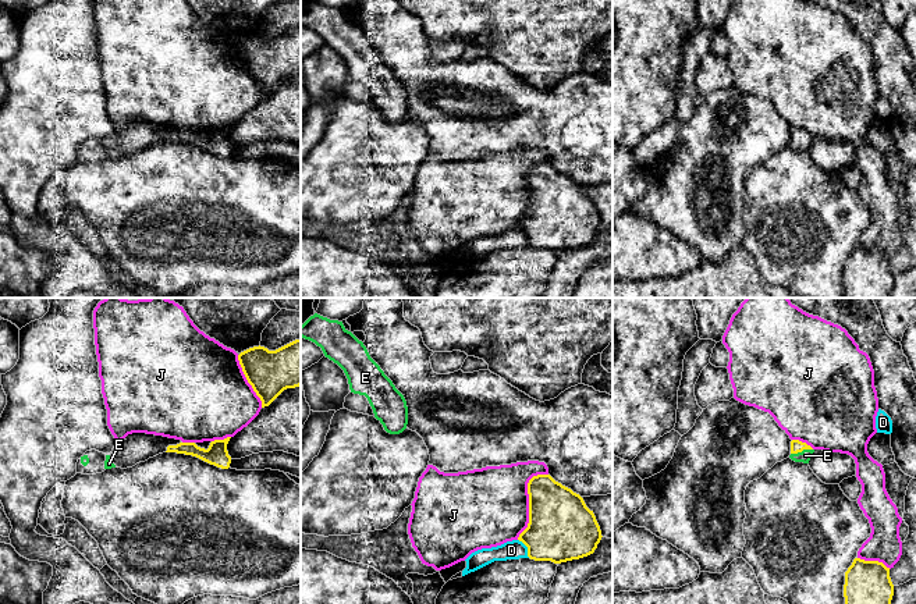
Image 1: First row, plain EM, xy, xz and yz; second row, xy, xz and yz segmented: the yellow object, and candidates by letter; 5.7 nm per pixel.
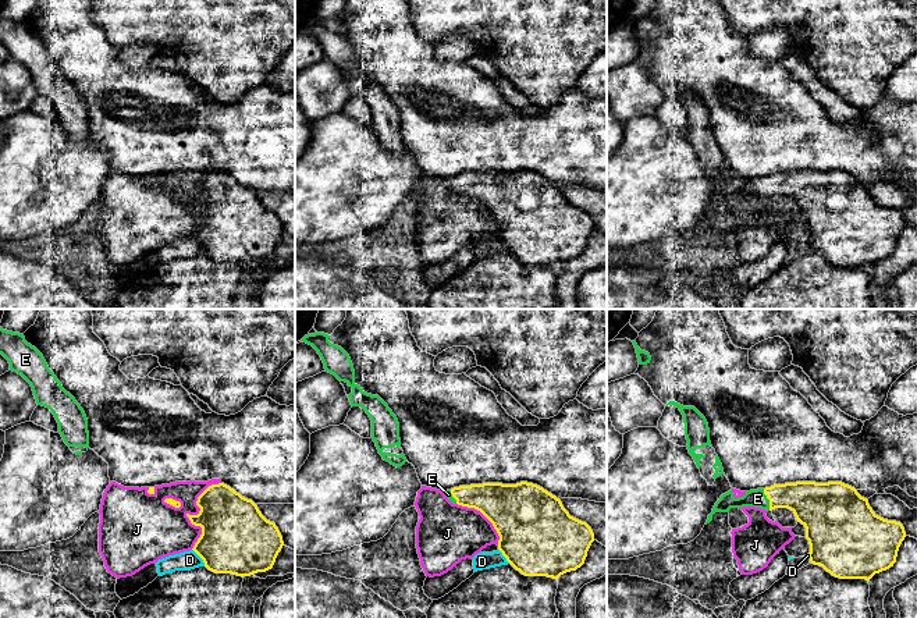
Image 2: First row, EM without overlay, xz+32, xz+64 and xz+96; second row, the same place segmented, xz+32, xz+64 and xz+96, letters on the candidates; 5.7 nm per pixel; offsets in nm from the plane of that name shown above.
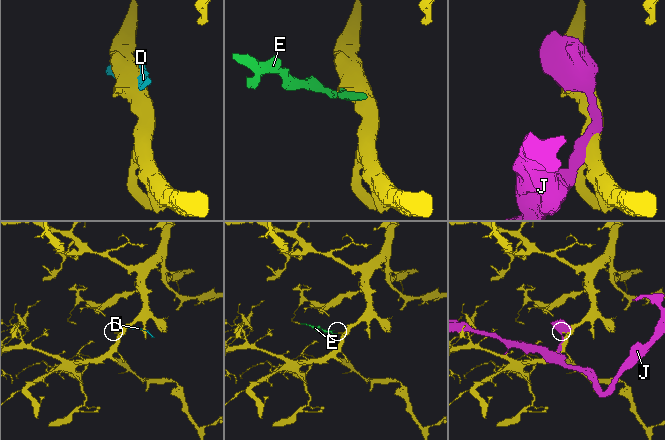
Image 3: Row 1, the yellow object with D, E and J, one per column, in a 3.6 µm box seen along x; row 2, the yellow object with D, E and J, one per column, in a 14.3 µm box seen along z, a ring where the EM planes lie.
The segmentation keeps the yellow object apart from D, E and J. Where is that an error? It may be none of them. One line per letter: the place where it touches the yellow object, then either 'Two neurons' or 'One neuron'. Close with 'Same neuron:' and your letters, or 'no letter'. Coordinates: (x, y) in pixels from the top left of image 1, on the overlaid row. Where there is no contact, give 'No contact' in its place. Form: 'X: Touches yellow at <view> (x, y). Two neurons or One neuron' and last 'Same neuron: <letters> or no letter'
D: Touches yellow at xz (528, 549). Two neurons
E: Touches yellow at yz (801, 451). One neuron
J: Touches yellow at xz (529, 501). Two neurons
Same neuron: E

